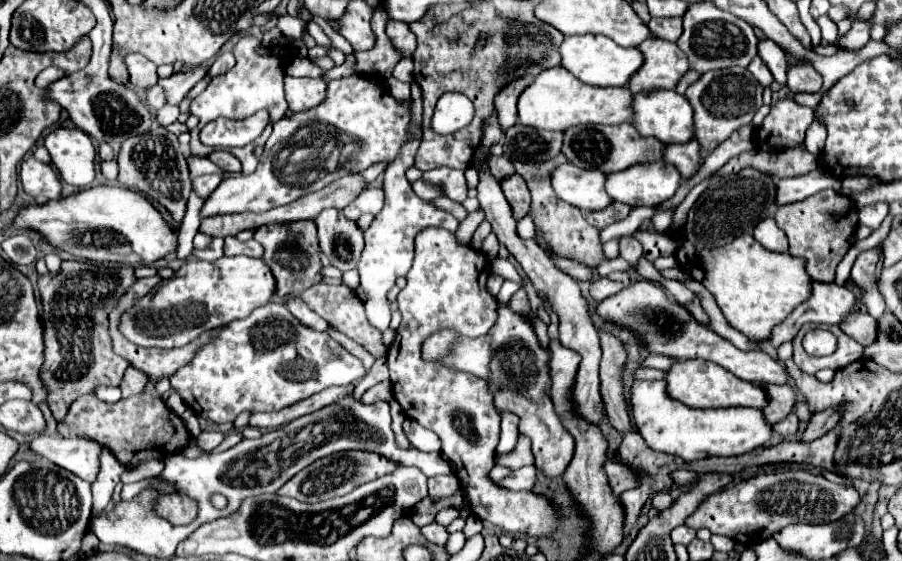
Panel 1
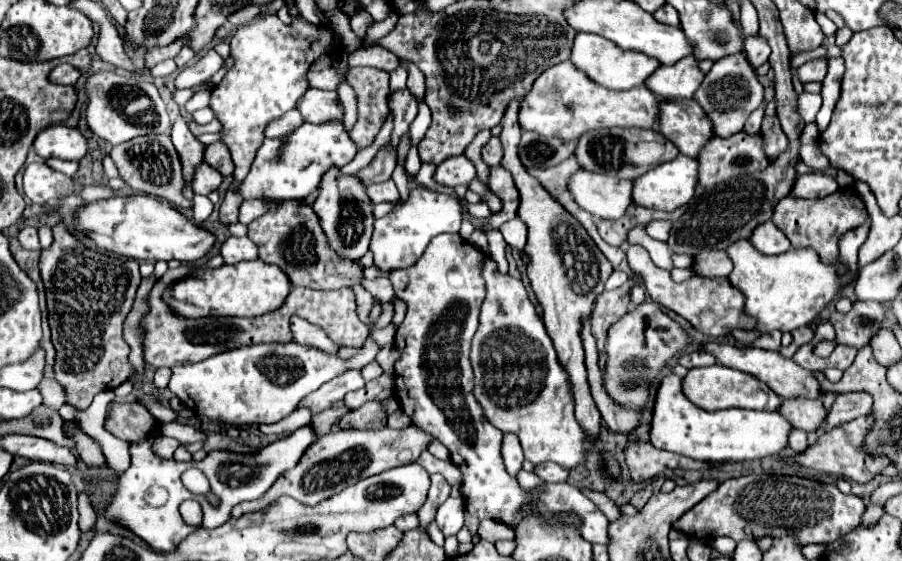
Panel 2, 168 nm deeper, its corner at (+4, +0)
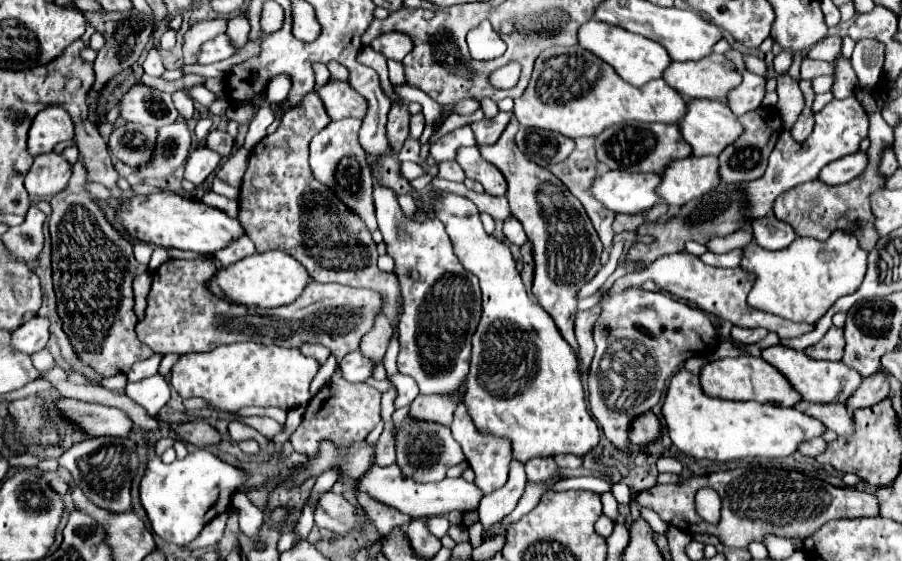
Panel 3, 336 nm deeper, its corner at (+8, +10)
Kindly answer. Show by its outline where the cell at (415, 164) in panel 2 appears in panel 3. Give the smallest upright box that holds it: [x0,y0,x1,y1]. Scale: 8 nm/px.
[410,112,425,138]

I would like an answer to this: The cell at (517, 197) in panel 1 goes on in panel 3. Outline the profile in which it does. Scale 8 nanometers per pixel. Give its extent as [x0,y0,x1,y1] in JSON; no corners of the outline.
[456,146,506,196]

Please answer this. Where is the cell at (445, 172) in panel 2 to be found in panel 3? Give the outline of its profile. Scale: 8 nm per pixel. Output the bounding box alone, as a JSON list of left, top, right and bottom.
[430,126,474,164]

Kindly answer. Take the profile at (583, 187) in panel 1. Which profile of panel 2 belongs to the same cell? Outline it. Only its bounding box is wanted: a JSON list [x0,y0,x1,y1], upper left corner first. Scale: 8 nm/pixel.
[570,170,632,220]

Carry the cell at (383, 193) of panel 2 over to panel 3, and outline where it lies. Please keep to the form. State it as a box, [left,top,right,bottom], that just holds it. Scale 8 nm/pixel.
[400,162,424,182]

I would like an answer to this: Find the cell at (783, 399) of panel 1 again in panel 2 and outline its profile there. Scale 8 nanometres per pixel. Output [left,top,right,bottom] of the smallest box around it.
[780,400,828,432]

